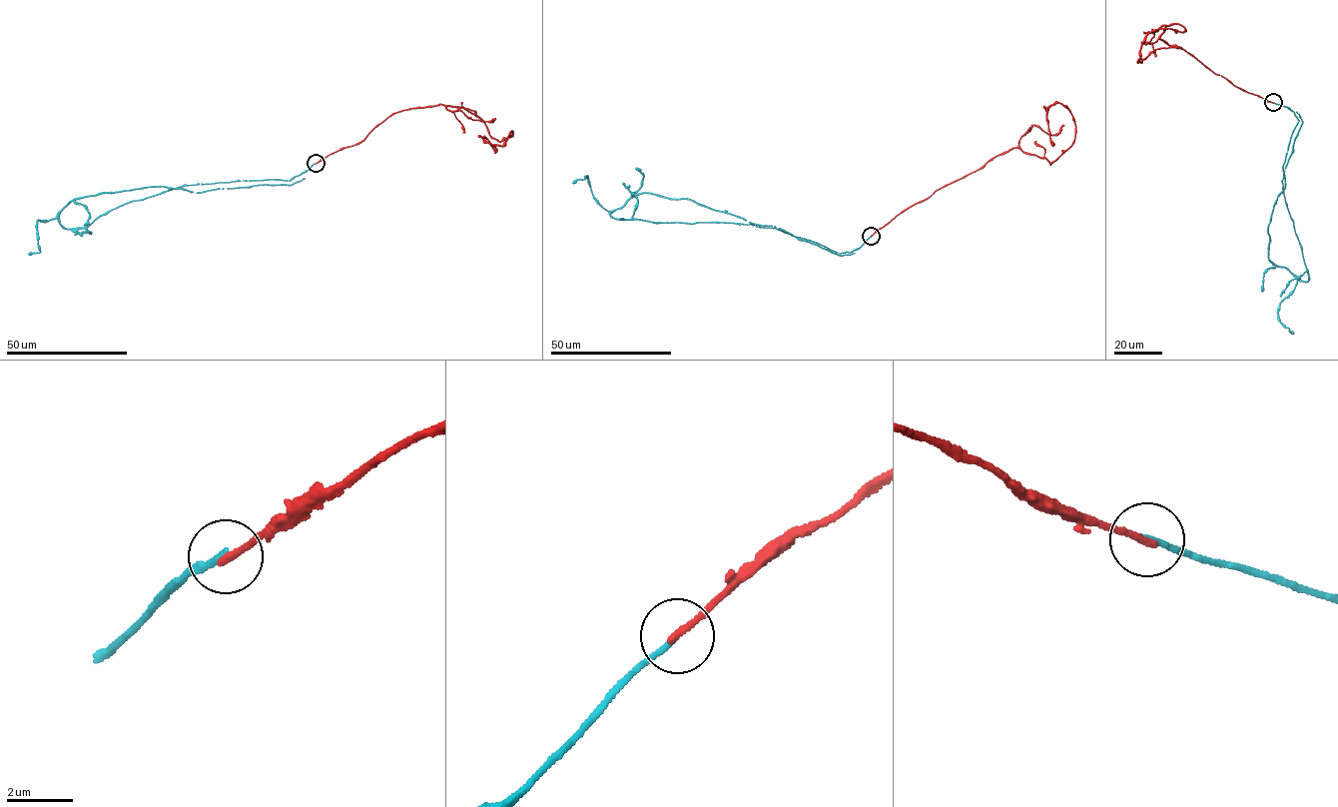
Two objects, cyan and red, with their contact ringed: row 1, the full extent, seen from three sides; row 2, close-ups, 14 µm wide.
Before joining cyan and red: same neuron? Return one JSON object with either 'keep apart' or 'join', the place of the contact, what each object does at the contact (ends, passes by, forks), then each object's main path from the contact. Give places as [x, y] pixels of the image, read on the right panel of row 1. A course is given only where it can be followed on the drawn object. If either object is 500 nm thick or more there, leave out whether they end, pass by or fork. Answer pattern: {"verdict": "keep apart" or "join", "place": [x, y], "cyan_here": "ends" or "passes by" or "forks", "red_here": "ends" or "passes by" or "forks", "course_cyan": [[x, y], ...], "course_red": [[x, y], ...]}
{"verdict": "keep apart", "place": [1273, 102], "cyan_here": "ends", "red_here": "ends", "course_cyan": [[1273, 103], [1298, 121], [1281, 182], [1305, 282], [1268, 257], [1267, 231], [1284, 170]], "course_red": [[1273, 103], [1238, 88], [1160, 38], [1165, 25], [1178, 24], [1183, 31], [1151, 31], [1138, 60], [1177, 46]]}

